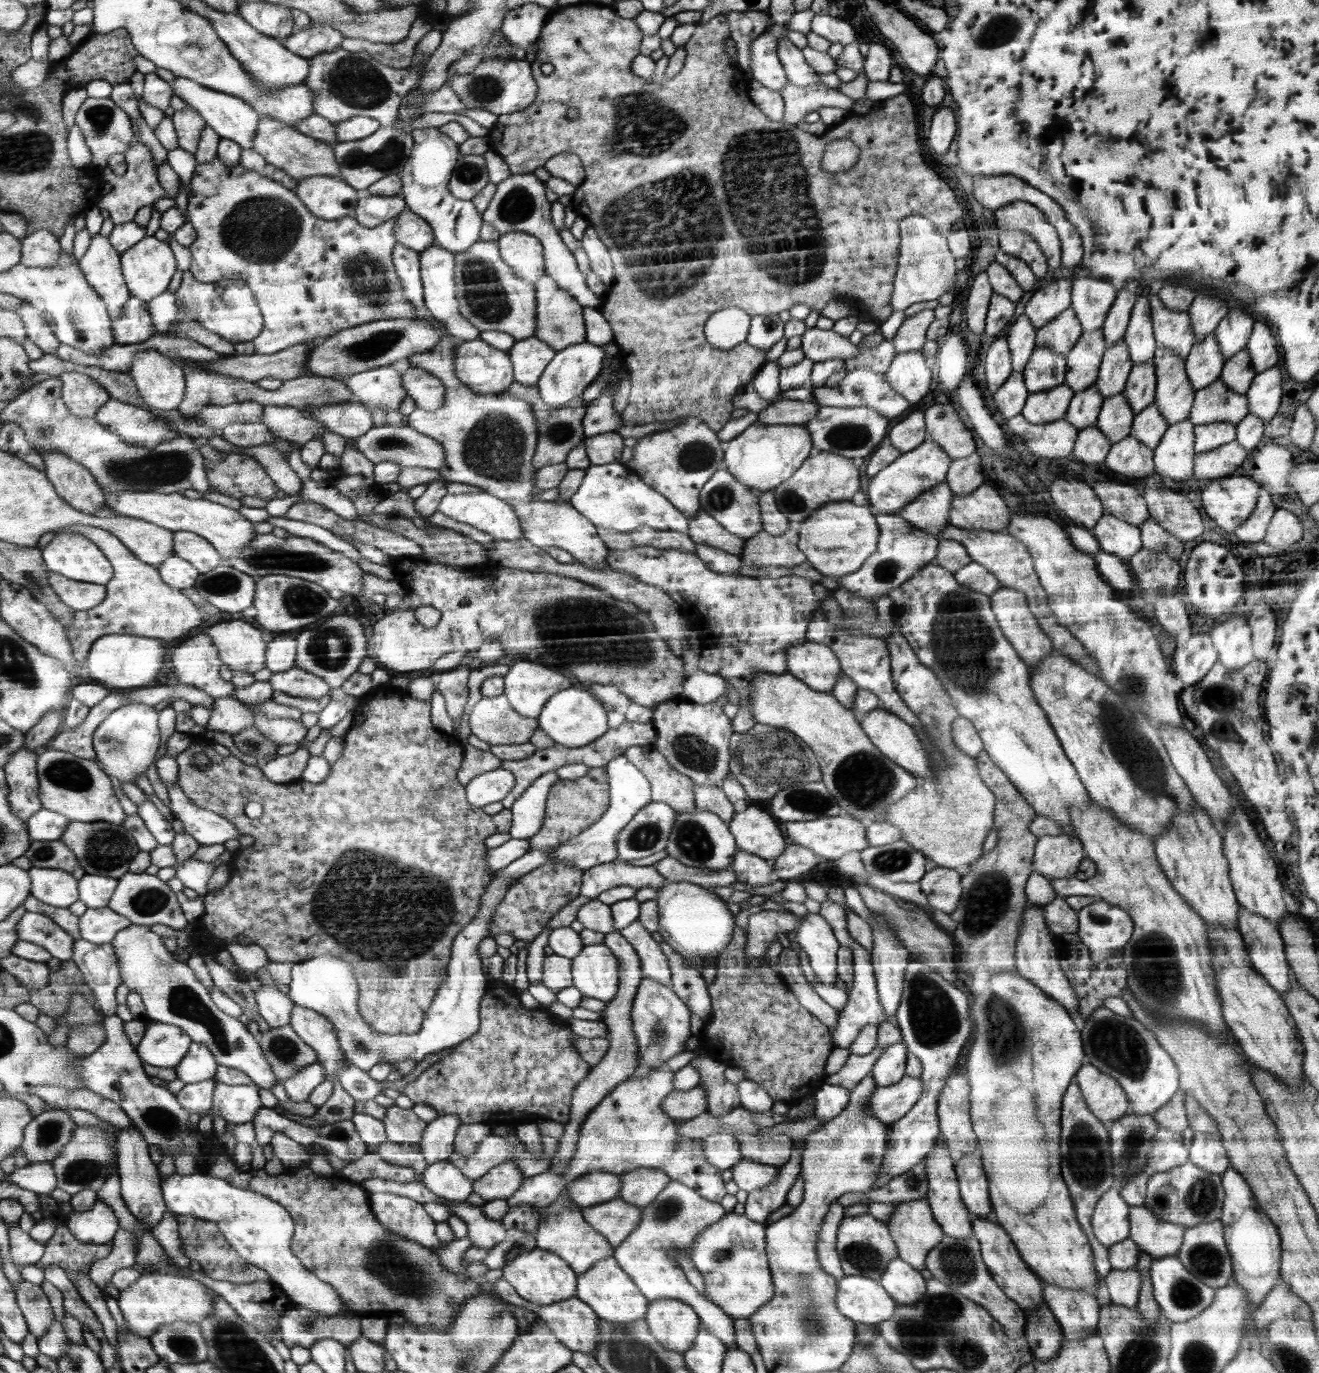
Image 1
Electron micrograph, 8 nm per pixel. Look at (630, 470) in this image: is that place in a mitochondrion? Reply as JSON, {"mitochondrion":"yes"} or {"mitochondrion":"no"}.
{"mitochondrion":"no"}

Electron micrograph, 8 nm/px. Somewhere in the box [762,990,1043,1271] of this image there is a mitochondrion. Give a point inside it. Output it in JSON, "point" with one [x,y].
{"point":[1004,1033]}

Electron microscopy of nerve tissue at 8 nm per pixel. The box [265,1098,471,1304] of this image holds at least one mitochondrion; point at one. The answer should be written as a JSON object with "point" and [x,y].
{"point":[395,1267]}

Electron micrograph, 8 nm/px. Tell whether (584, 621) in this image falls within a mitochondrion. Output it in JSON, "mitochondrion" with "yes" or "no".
{"mitochondrion":"yes"}

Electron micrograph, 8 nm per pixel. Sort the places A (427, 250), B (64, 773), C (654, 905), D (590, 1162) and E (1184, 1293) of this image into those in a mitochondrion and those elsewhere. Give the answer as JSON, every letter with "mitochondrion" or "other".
{"A":"other","B":"mitochondrion","C":"other","D":"other","E":"mitochondrion"}

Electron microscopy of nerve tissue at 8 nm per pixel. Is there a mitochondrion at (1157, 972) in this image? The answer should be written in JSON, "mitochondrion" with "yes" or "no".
{"mitochondrion":"yes"}

